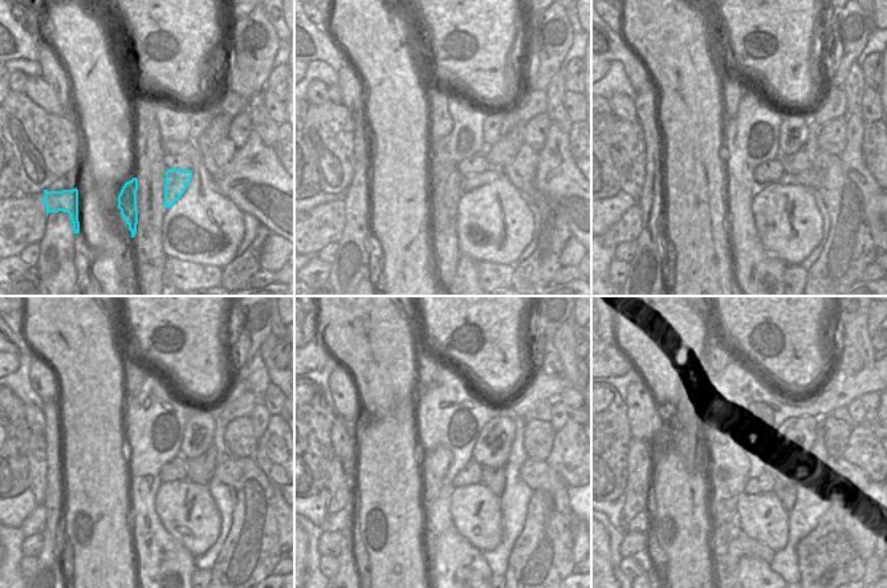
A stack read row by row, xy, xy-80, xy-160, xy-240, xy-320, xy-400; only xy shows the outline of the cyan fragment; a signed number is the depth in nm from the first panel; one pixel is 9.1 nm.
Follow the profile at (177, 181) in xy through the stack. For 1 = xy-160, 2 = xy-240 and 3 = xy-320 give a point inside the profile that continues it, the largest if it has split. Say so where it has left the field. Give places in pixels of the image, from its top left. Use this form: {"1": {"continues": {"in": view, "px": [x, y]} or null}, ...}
{"1": {"continues": {"in": "xy-160", "px": [808, 178]}}, "2": {"continues": {"in": "xy-240", "px": [227, 471]}}, "3": {"continues": {"in": "xy-320", "px": [540, 477]}}}

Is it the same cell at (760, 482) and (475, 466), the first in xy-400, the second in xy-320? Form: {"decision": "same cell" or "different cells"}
{"decision": "same cell"}

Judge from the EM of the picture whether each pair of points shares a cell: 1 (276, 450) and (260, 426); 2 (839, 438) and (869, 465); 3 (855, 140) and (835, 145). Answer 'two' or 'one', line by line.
1: two
2: two
3: two

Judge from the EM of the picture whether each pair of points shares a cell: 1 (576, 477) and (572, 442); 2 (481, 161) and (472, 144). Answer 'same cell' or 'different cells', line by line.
1: same cell
2: different cells

